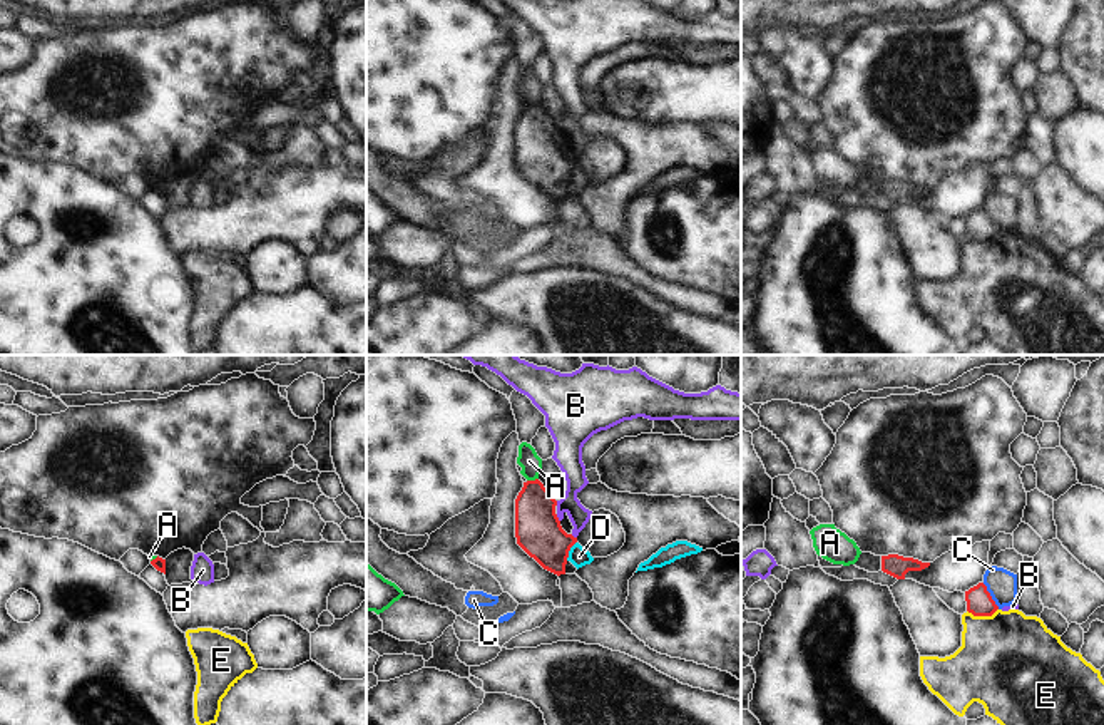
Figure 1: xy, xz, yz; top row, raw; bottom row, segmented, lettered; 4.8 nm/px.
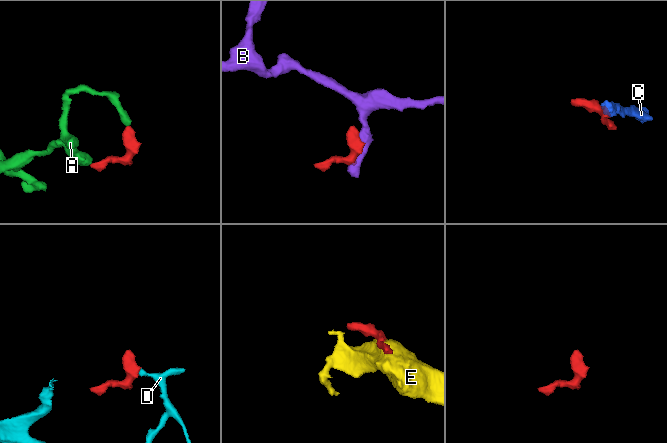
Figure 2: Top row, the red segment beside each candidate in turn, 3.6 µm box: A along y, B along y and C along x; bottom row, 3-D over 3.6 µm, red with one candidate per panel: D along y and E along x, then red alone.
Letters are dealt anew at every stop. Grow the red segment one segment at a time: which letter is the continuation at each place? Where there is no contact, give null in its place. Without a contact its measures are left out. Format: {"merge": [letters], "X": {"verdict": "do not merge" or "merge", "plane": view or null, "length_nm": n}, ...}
{"merge": ["D"], "A": {"verdict": "do not merge", "plane": "xz", "length_nm": 60}, "B": {"verdict": "do not merge", "plane": "xz", "length_nm": 40}, "C": {"verdict": "do not merge", "plane": "yz", "length_nm": 150}, "D": {"verdict": "merge", "plane": "xz", "length_nm": 110}, "E": {"verdict": "do not merge", "plane": "yz", "length_nm": 150}}

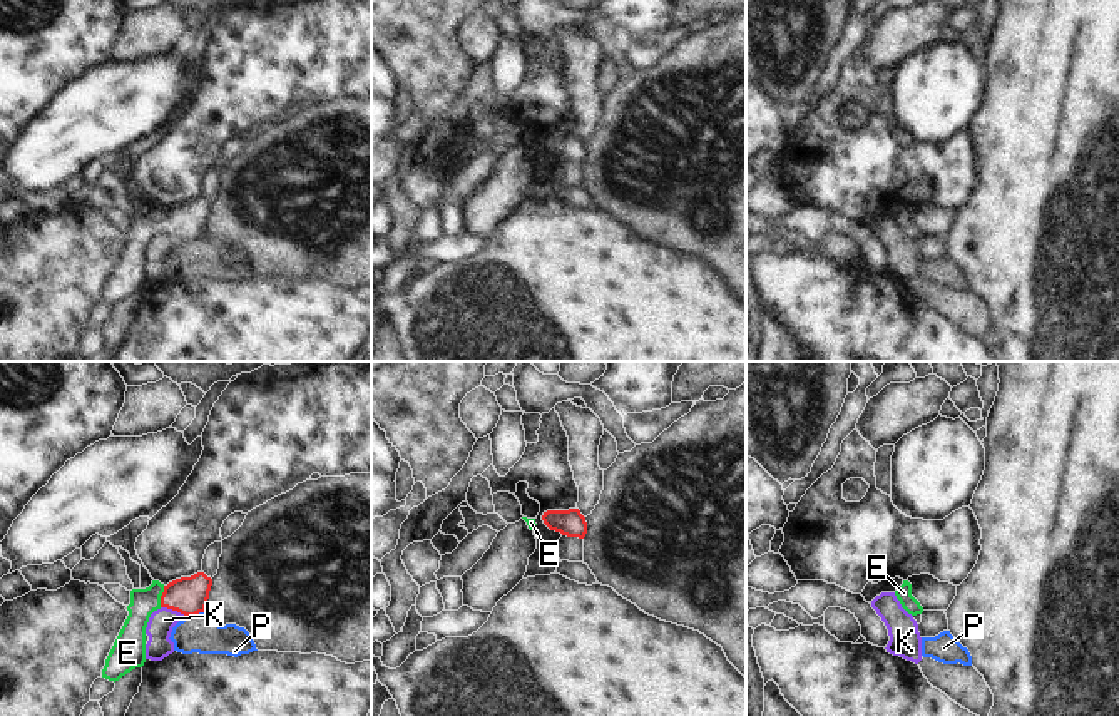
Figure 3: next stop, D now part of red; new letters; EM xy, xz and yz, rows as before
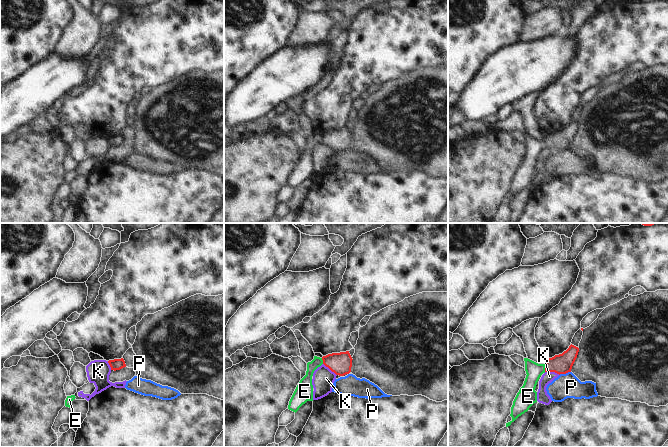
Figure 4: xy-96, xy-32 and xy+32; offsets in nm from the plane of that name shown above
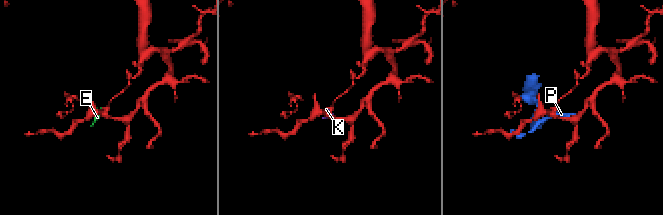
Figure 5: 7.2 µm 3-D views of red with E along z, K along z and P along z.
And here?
{"merge": ["E"], "E": {"verdict": "merge", "plane": "xy", "length_nm": 110}, "K": {"verdict": "do not merge", "plane": "xy", "length_nm": 130}, "P": {"verdict": "do not merge", "plane": "xy", "length_nm": 100}}

